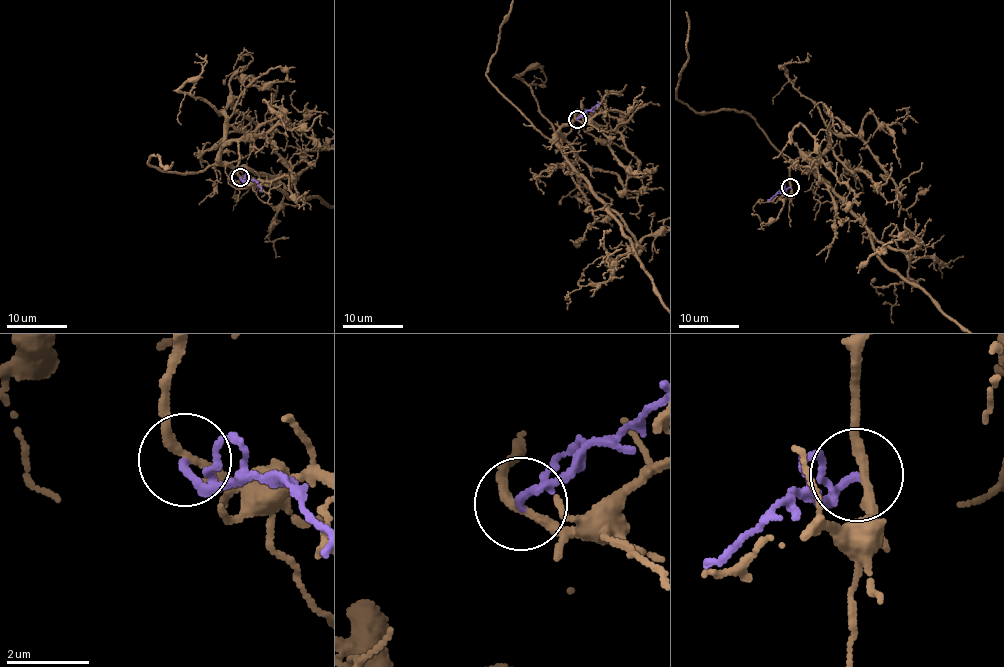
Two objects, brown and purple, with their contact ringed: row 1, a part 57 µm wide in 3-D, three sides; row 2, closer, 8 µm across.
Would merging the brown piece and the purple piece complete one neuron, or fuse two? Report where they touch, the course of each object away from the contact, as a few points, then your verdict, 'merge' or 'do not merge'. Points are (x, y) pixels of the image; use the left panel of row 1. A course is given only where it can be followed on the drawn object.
place (240, 177); course purple (240, 178), (254, 181), (260, 192); do not merge

